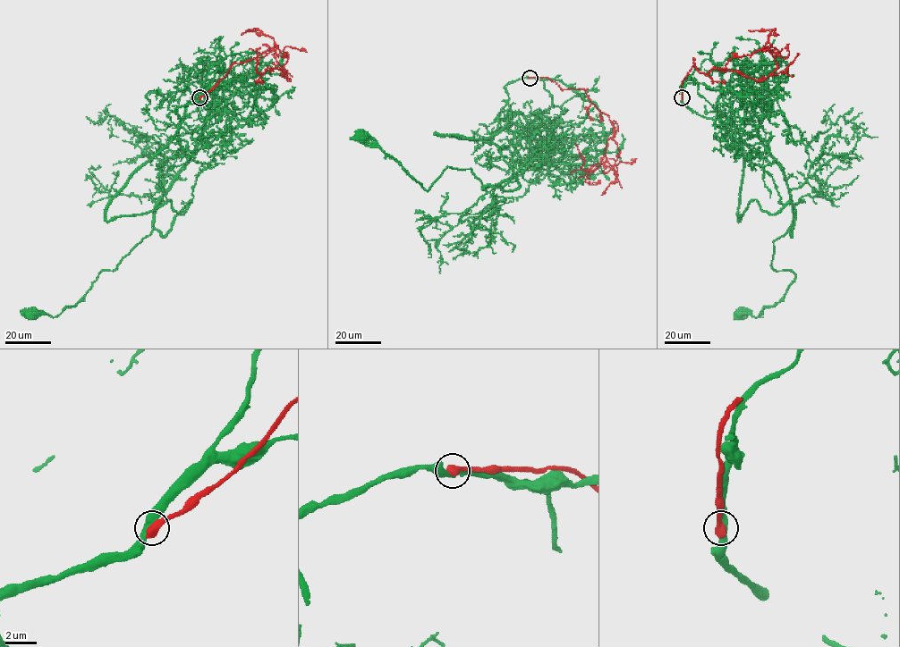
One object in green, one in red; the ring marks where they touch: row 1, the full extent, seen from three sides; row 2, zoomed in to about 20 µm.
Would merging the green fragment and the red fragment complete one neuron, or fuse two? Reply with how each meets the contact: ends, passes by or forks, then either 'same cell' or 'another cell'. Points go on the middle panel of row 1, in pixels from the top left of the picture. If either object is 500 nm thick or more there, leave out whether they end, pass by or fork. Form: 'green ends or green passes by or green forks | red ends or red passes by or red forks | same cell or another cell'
another cell

